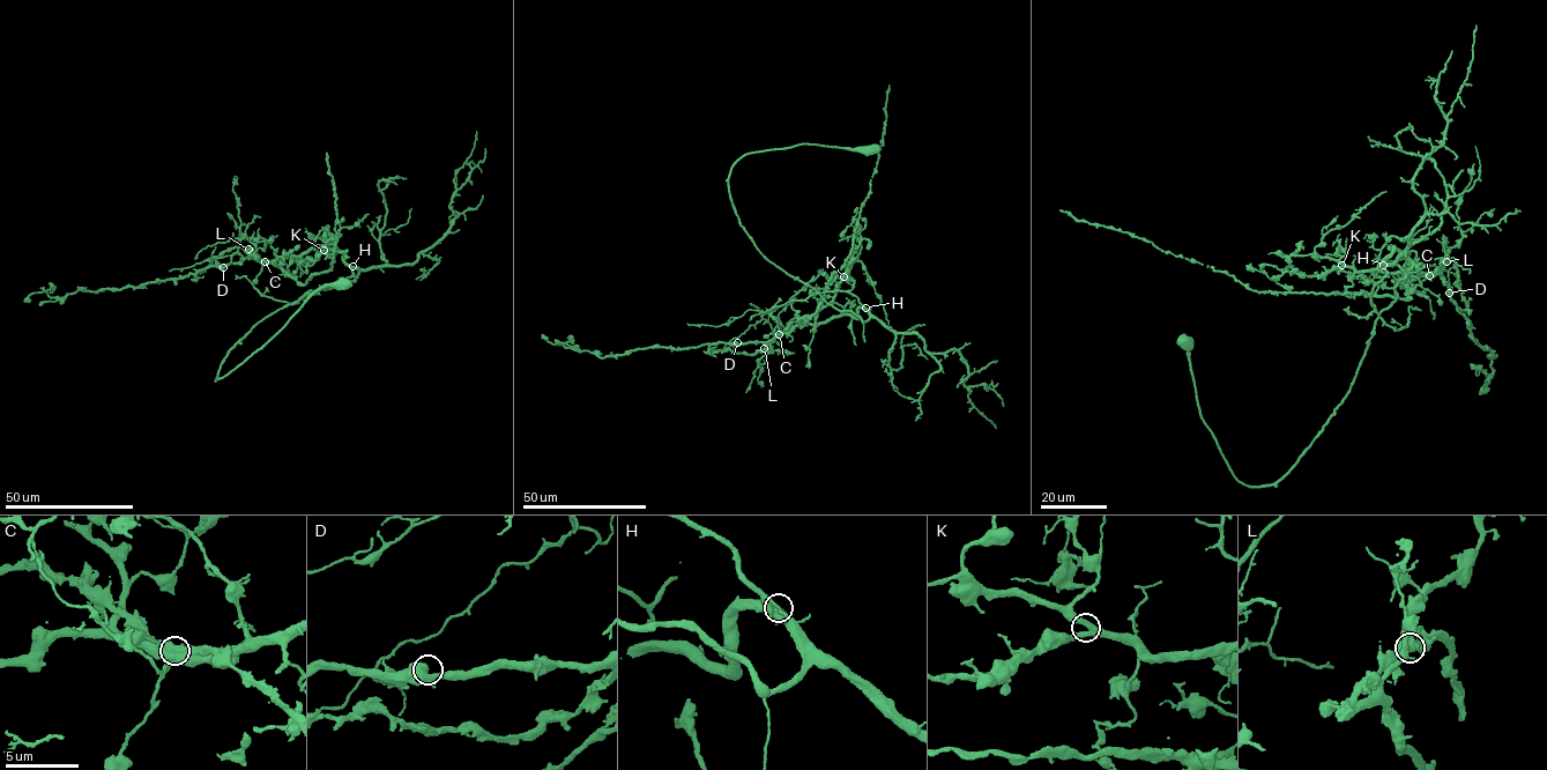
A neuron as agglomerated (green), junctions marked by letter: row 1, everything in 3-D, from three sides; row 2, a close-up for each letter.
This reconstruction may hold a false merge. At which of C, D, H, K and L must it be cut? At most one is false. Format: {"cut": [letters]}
{"cut": ["C"]}

